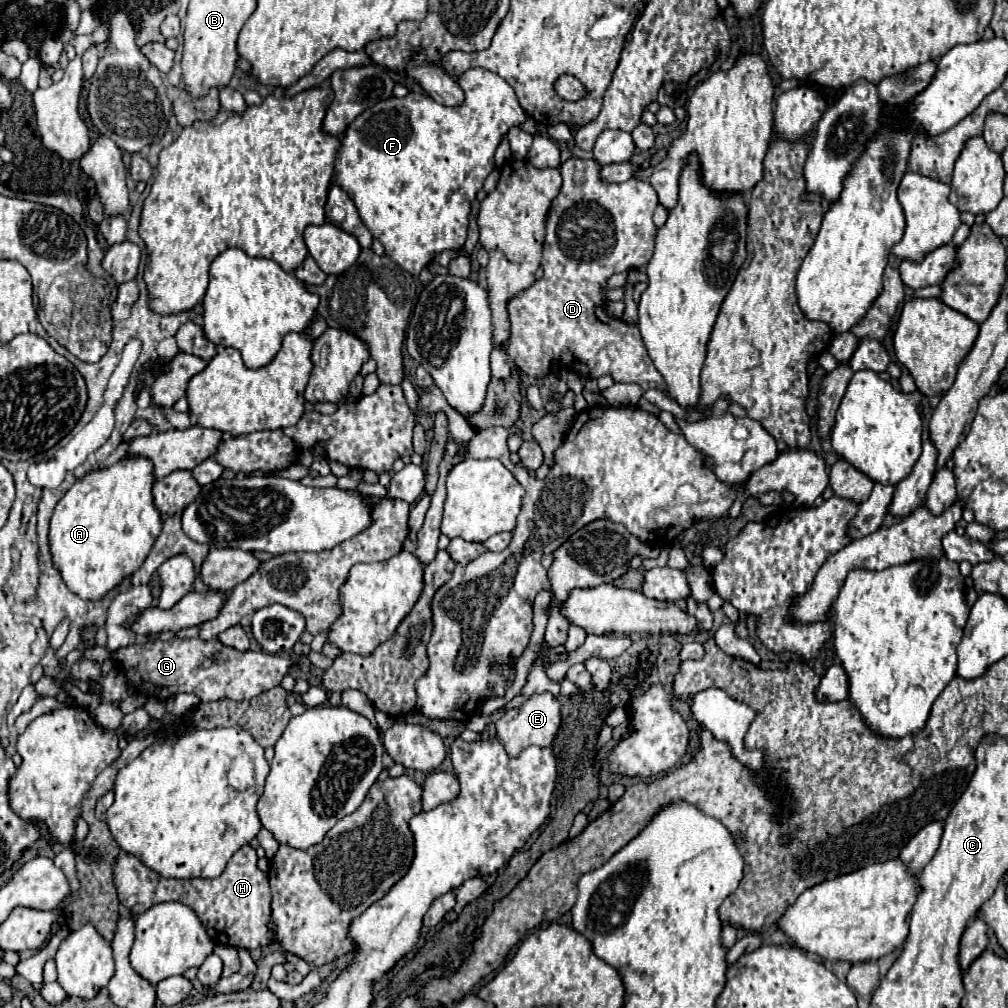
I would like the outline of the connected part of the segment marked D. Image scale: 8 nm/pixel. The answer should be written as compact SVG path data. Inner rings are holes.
M572 157L568 159L566 163L562 163L560 167L560 173L562 173L562 189L558 193L558 197L552 201L552 207L548 211L548 219L546 219L546 241L544 241L544 257L542 257L542 269L544 269L544 277L540 281L536 281L536 285L532 287L532 295L516 295L510 303L508 303L508 321L510 321L510 339L506 343L506 353L510 357L510 361L522 369L526 375L532 375L532 377L544 377L548 375L552 369L556 367L572 367L574 373L578 375L584 375L588 379L598 379L602 375L612 375L614 381L620 381L620 383L638 383L642 389L650 389L650 387L656 387L656 389L666 389L666 383L662 379L662 375L656 371L652 359L648 357L646 353L646 347L642 343L642 337L640 337L640 329L638 325L628 325L624 321L618 321L618 319L612 319L610 323L610 317L606 315L604 311L604 299L602 299L602 287L606 285L606 281L614 275L614 273L620 273L620 271L626 271L626 269L638 269L642 265L646 265L650 259L652 259L652 249L654 249L654 237L656 237L656 227L652 223L652 213L654 209L658 207L658 197L656 197L656 191L652 189L652 185L648 185L648 181L644 179L638 179L638 177L632 177L624 183L608 183L604 179L600 179L600 163L594 161L594 159L578 159L578 157Z

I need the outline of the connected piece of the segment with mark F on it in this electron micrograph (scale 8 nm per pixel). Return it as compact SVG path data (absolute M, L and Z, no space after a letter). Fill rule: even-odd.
M468 69L456 83L464 91L464 101L456 107L440 105L428 95L410 91L402 99L390 97L366 109L346 129L336 159L334 183L338 183L354 201L360 219L384 245L386 255L412 275L420 275L420 269L438 253L446 249L458 251L464 245L470 205L482 189L484 179L494 169L494 153L508 129L526 121L526 113L518 105L514 89L496 73Z

